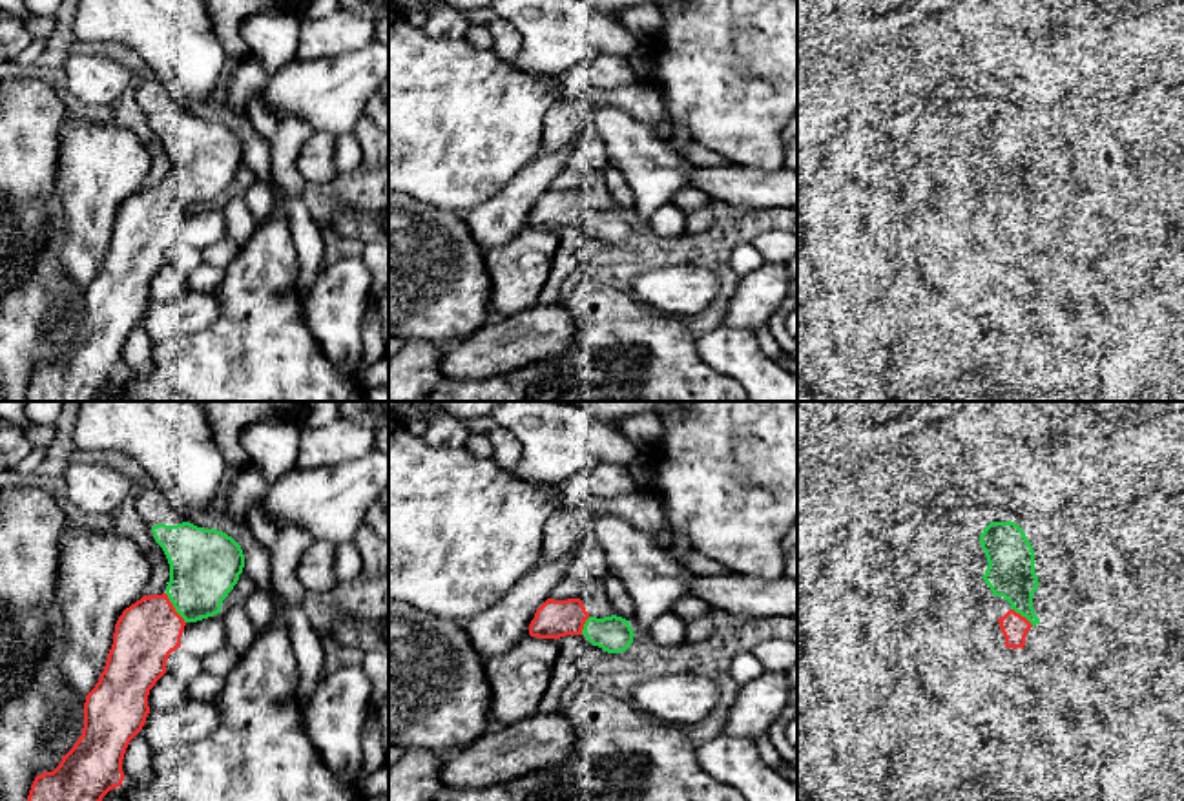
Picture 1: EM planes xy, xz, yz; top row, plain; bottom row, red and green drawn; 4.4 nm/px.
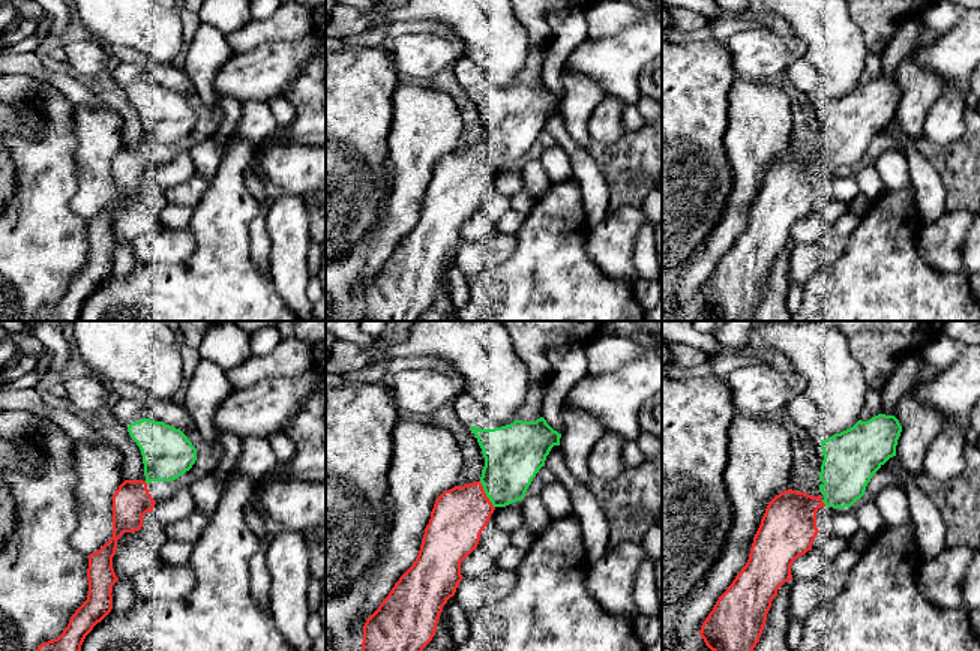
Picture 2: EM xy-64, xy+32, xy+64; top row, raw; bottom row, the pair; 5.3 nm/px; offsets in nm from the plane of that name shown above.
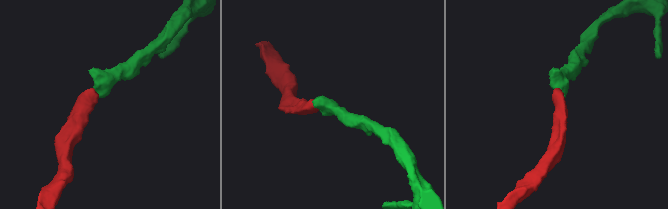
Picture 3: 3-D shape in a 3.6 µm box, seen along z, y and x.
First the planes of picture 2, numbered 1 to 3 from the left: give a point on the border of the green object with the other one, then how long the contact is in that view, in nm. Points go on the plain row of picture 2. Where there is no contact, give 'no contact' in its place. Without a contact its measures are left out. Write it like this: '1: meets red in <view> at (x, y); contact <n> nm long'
1: no contact
2: meets red in xy+32 at (485, 159); contact 170 nm long
3: meets red in xy+64 at (823, 167); contact 40 nm long

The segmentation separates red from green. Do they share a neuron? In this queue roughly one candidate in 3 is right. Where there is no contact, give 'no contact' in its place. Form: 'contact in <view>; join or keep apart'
contact in xy; join

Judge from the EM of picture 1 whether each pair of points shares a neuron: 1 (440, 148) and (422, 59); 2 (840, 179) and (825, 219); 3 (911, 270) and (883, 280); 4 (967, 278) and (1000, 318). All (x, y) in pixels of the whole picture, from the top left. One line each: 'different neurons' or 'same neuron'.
1: same neuron
2: different neurons
3: same neuron
4: different neurons

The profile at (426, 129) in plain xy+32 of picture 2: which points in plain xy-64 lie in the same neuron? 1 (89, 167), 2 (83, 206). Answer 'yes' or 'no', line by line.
1: yes
2: yes

